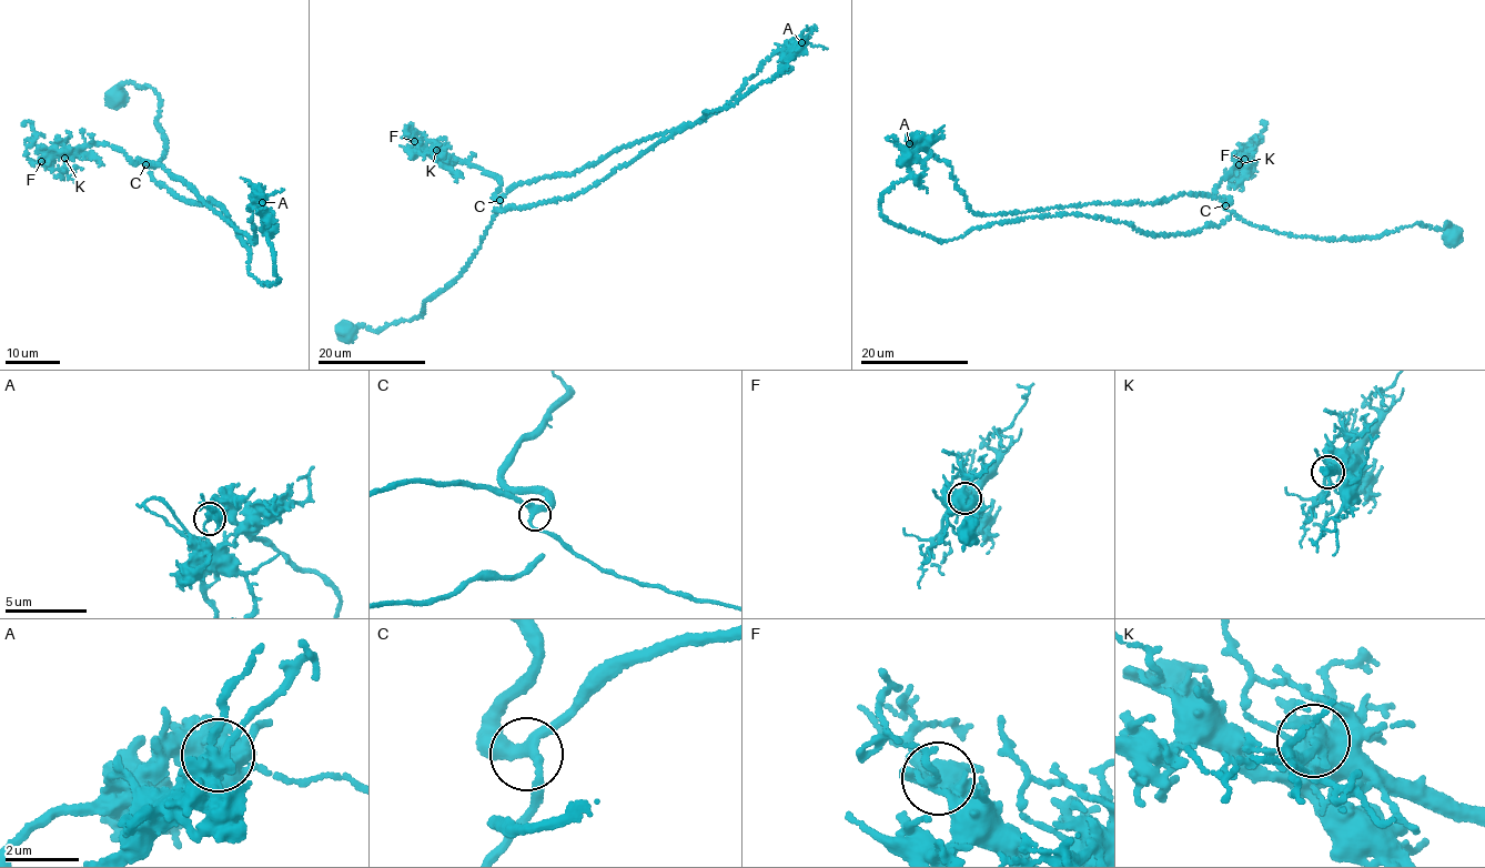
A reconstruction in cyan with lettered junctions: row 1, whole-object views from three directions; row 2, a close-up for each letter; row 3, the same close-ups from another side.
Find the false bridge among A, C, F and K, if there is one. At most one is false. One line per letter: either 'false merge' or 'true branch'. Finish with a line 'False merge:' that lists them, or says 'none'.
A: false merge
C: true branch
F: true branch
K: true branch
False merge: A

